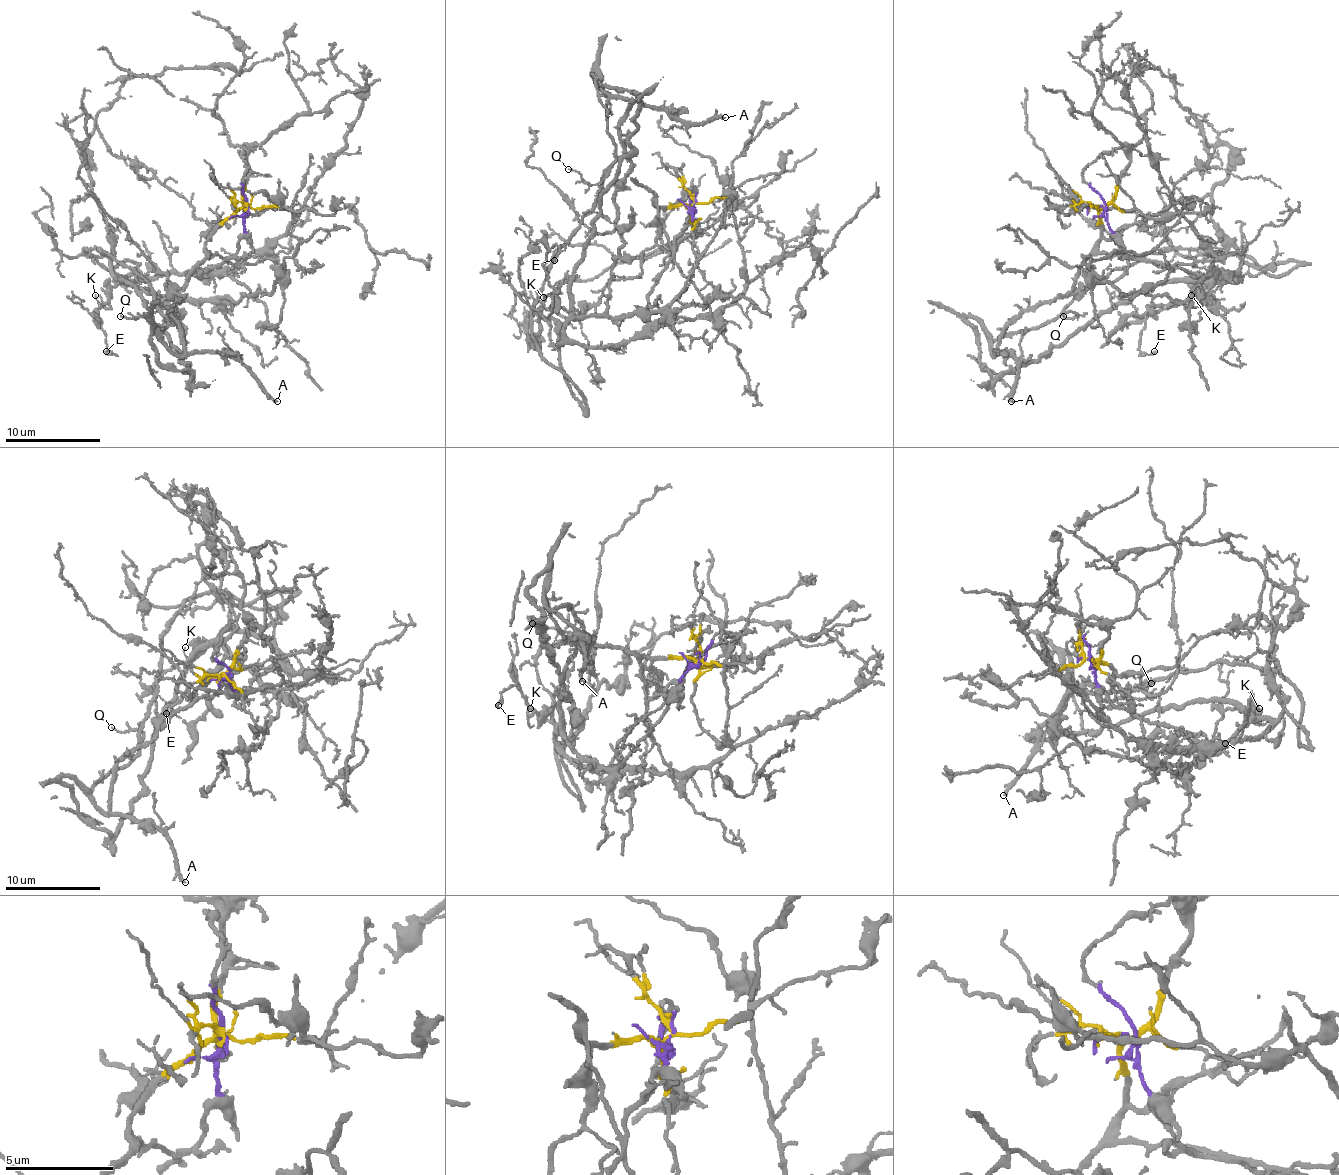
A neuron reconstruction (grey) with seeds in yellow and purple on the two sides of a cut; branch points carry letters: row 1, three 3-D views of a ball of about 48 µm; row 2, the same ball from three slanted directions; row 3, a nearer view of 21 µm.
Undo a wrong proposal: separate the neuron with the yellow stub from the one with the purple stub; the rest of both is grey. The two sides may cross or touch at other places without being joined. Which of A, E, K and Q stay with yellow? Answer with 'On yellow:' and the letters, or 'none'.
On yellow: A, Q

